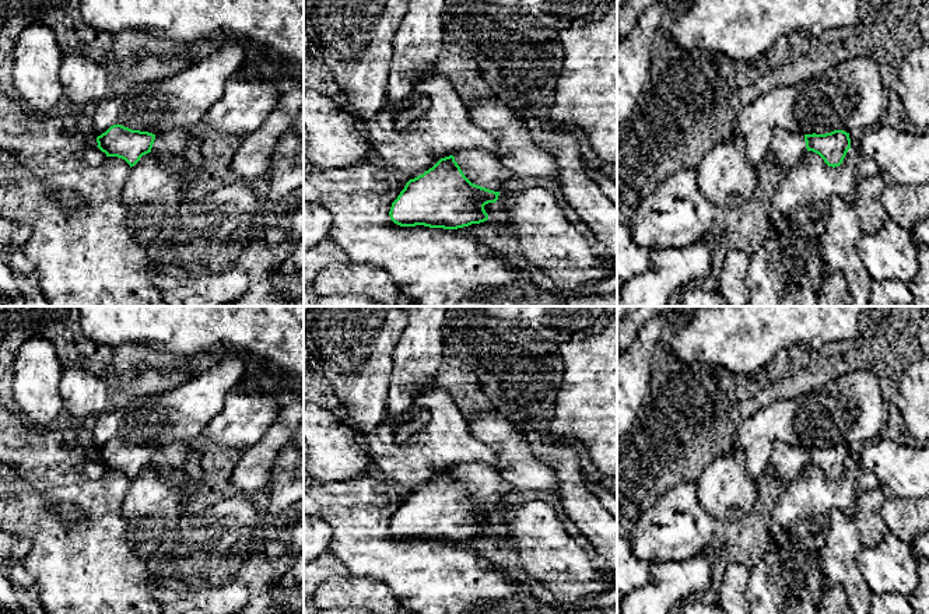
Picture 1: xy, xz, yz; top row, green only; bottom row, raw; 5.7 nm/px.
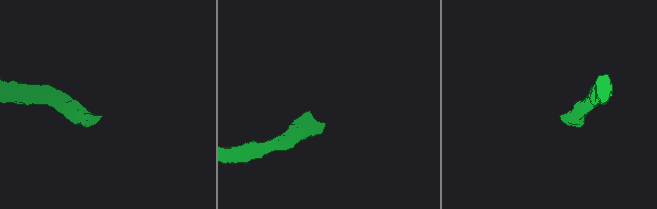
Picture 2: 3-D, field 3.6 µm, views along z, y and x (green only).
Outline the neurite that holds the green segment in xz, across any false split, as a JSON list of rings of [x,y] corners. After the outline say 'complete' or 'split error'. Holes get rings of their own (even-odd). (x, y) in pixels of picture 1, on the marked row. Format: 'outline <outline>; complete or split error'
outline [[[466,148],[441,158],[432,168],[410,179],[392,203],[390,220],[400,227],[424,225],[458,229],[488,220],[484,206],[498,200],[501,186],[513,175],[485,148]]]; split error

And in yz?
outline [[[775,129],[770,152],[781,172],[793,169],[807,151],[818,154],[828,166],[839,166],[851,148],[849,133],[803,134],[795,129]]]; split error

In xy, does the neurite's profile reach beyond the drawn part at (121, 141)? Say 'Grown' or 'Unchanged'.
Grown

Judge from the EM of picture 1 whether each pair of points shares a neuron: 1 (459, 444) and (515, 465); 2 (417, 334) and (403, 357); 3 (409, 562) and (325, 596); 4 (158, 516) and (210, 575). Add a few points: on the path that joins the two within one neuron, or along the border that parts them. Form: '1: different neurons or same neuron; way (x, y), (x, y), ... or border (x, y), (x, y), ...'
1: different neurons; border (473, 434), (493, 452), (497, 467)
2: same neuron; way (417, 340), (409, 351)
3: different neurons; border (351, 574), (368, 574), (379, 579), (396, 599)
4: different neurons; border (185, 512), (167, 541)

